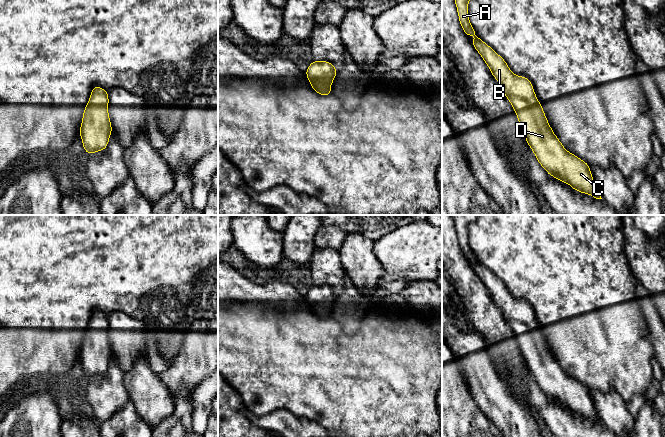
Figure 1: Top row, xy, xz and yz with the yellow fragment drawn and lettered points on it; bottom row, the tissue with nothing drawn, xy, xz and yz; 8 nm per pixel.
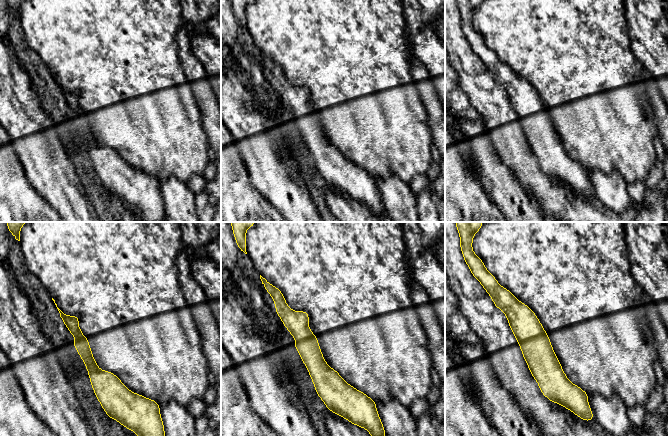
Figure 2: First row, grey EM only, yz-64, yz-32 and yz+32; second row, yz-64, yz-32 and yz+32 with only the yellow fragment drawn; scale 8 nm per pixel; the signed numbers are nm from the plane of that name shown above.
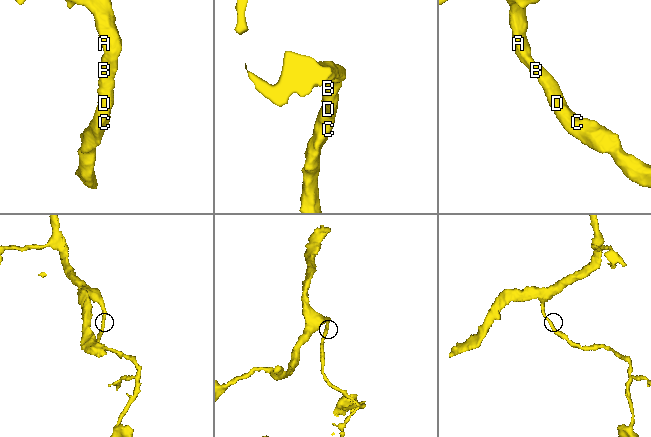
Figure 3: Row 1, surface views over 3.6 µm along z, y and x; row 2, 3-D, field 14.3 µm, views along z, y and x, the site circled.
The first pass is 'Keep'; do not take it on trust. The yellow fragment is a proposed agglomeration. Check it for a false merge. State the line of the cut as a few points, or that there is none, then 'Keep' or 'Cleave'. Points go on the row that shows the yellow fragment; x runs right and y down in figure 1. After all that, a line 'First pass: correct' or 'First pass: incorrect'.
No split. Keep
First pass: correct

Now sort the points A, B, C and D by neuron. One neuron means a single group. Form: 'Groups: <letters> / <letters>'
Groups: A B C D

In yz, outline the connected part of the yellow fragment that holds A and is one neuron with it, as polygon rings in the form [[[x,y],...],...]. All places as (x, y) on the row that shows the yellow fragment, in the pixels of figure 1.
[[[455,0],[462,29],[466,36],[475,37],[471,44],[501,85],[505,97],[514,108],[525,139],[540,165],[549,176],[569,184],[574,190],[602,199],[594,185],[590,166],[568,152],[554,134],[531,81],[524,76],[515,75],[505,60],[477,36],[469,22],[468,2],[469,0]]]

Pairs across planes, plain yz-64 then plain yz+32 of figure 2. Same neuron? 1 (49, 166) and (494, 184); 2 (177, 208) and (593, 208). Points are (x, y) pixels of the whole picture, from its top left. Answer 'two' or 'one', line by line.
1: one
2: two

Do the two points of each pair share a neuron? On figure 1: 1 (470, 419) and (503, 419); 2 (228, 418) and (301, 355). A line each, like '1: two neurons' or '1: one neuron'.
1: two neurons
2: two neurons

